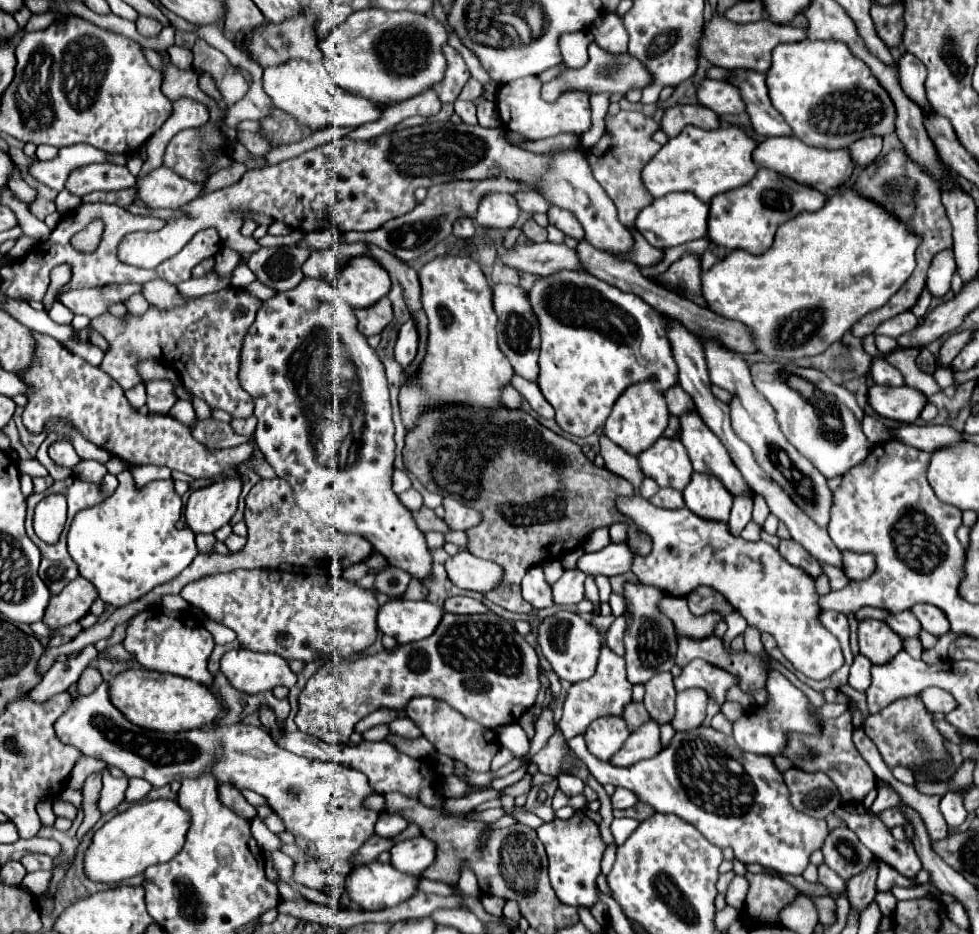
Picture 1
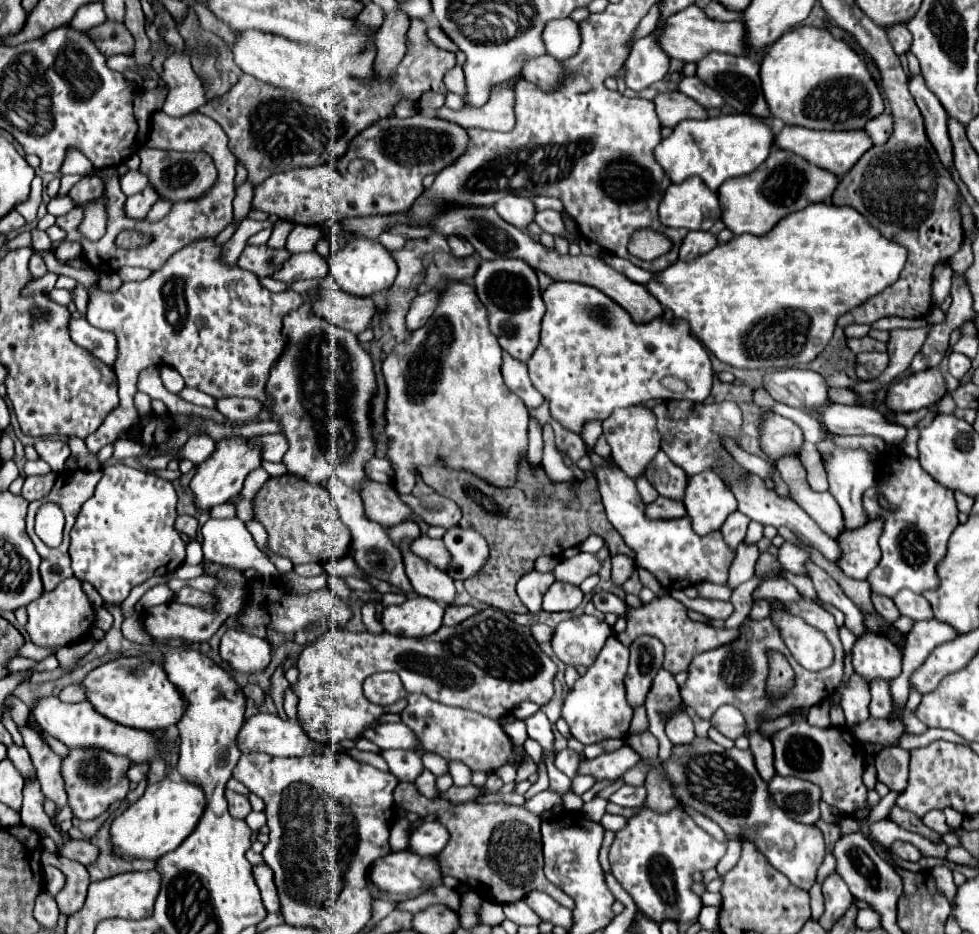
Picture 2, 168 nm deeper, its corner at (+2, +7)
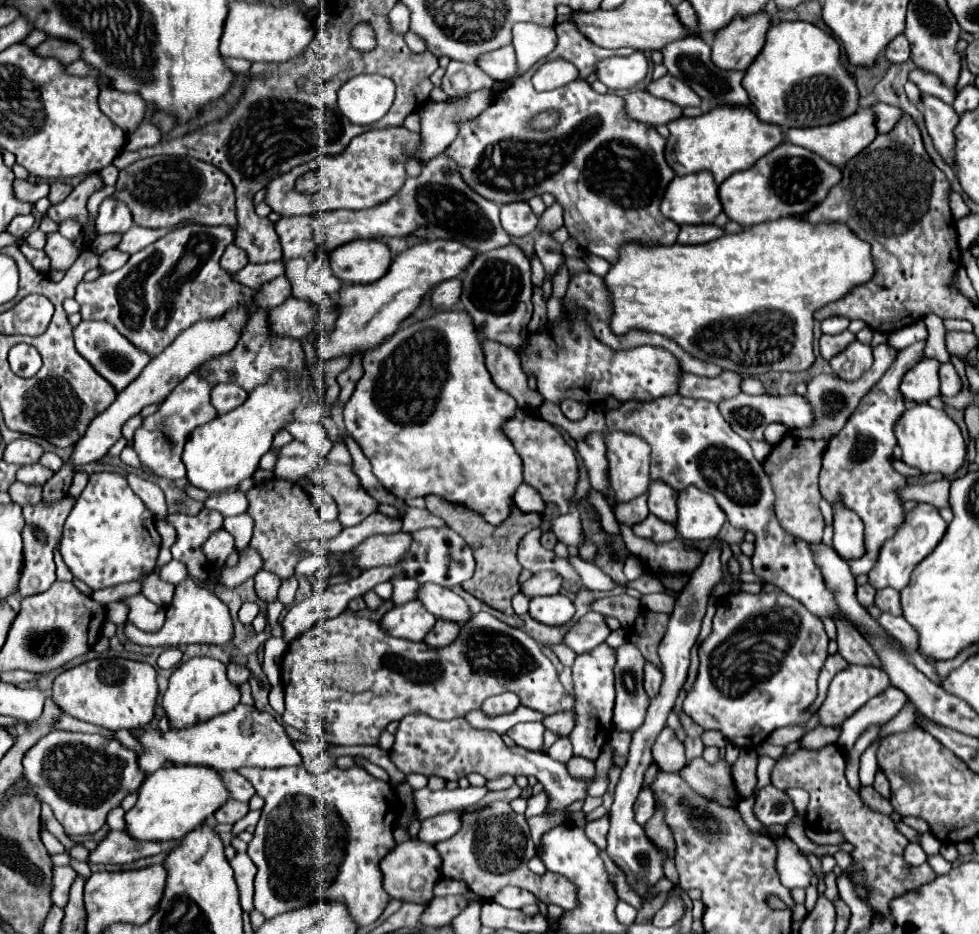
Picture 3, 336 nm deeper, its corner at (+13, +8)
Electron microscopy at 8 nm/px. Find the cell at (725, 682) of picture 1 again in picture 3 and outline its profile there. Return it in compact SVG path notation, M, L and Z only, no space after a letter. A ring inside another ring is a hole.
M764 585L758 595L728 593L718 599L710 637L700 647L700 671L692 691L684 699L684 713L704 731L720 731L740 749L756 749L774 729L800 725L810 719L808 707L818 697L818 673L828 657L828 637L816 615L808 615L796 599Z

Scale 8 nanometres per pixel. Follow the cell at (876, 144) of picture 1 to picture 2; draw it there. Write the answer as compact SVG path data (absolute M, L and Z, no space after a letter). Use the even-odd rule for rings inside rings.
M883 114L883 116L877 116L875 120L867 122L865 132L869 134L869 138L873 140L875 146L881 146L891 136L891 128L893 128L893 118L887 116L887 114Z

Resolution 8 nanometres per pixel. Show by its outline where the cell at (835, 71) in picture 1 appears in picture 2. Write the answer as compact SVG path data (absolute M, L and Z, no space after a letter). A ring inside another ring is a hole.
M799 26L785 32L761 60L761 84L771 114L789 126L803 126L811 130L861 130L869 120L885 110L881 92L865 62L851 46L831 36L825 28Z

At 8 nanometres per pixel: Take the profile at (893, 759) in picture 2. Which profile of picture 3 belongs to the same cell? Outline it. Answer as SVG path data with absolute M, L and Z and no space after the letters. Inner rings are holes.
M878 771L876 773L876 781L874 781L874 789L882 795L882 797L886 797L886 799L890 799L890 783L888 783L888 779L884 777L884 773L882 771Z

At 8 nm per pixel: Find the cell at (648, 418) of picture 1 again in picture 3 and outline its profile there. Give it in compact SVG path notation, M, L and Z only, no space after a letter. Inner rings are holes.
M610 431L606 437L610 461L610 485L618 503L632 501L648 491L650 451L644 439Z

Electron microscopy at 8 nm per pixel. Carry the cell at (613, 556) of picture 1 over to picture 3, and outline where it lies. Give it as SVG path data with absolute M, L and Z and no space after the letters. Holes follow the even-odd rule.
M540 571L540 573L532 575L528 581L524 581L520 591L528 599L534 599L534 597L540 597L540 595L556 595L560 591L560 585L562 585L562 579L560 579L558 573Z

